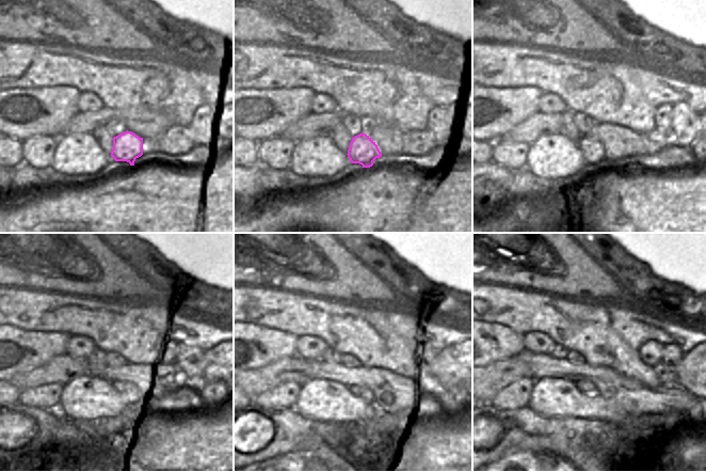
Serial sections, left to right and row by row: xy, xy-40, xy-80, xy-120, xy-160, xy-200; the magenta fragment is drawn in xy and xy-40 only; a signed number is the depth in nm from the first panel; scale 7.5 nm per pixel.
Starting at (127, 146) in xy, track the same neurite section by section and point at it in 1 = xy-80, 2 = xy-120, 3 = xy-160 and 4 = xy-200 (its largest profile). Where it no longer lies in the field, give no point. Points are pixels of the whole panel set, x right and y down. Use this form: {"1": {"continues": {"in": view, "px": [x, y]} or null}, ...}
{"1": {"continues": {"in": "xy-80", "px": [593, 152]}}, "2": {"continues": {"in": "xy-120", "px": [126, 391]}}, "3": {"continues": {"in": "xy-160", "px": [364, 394]}}, "4": {"continues": {"in": "xy-200", "px": [586, 387]}}}

